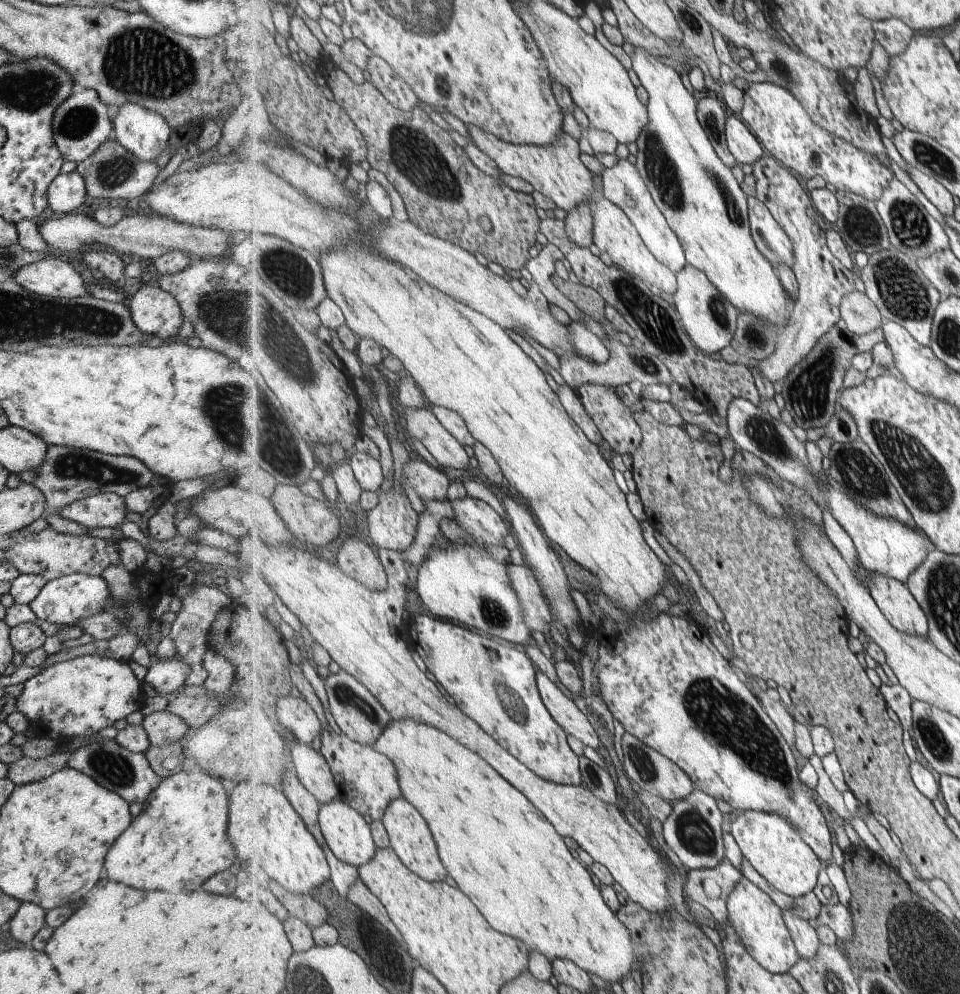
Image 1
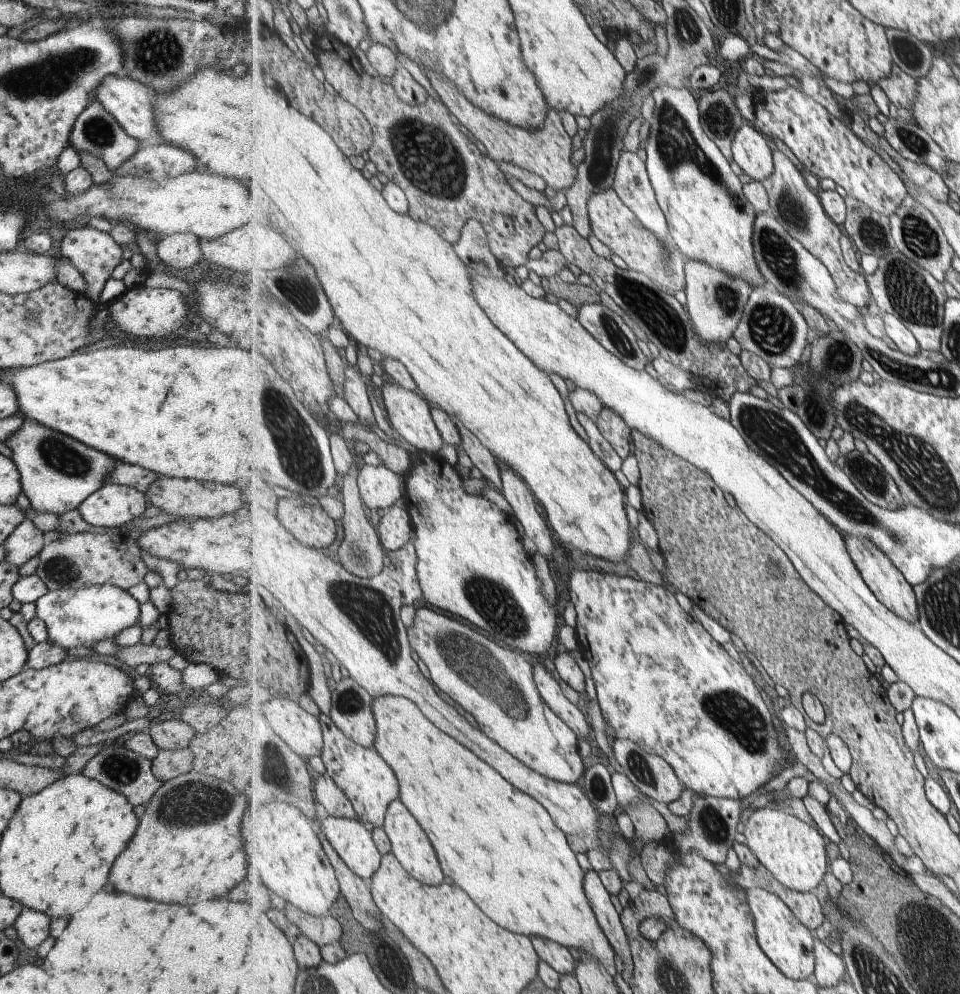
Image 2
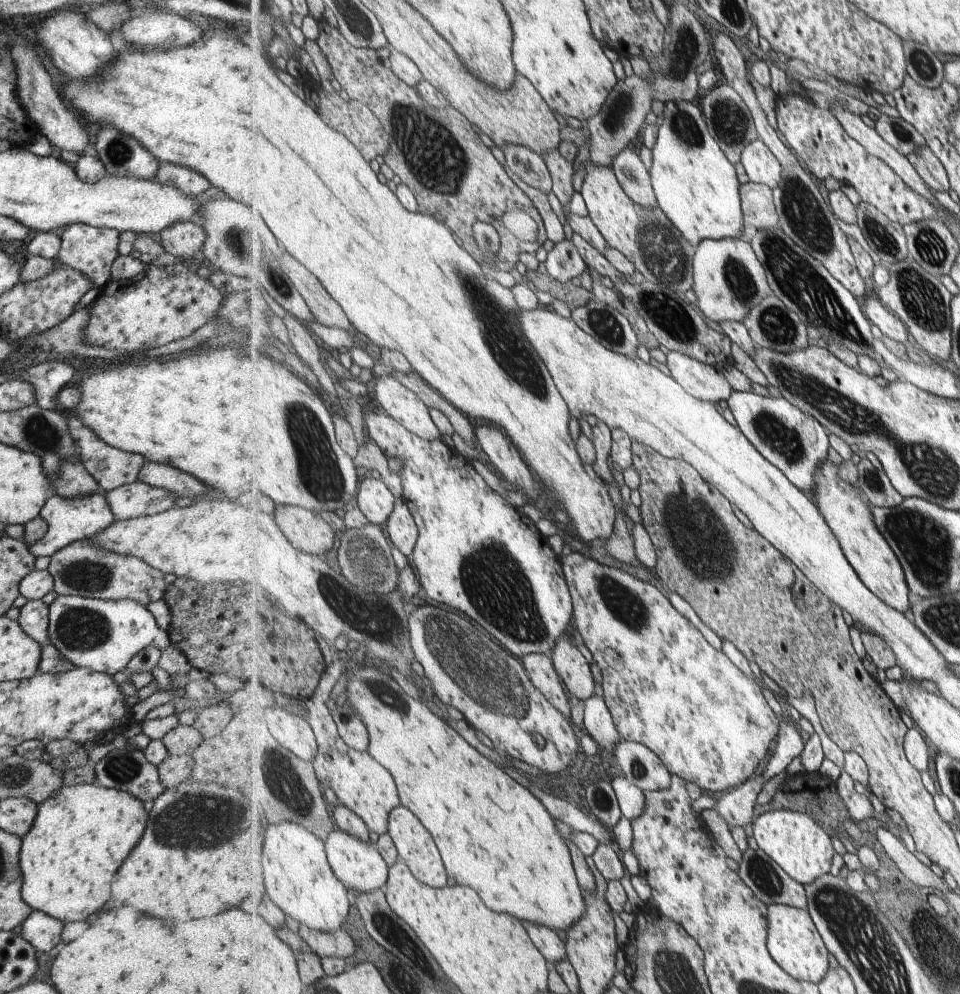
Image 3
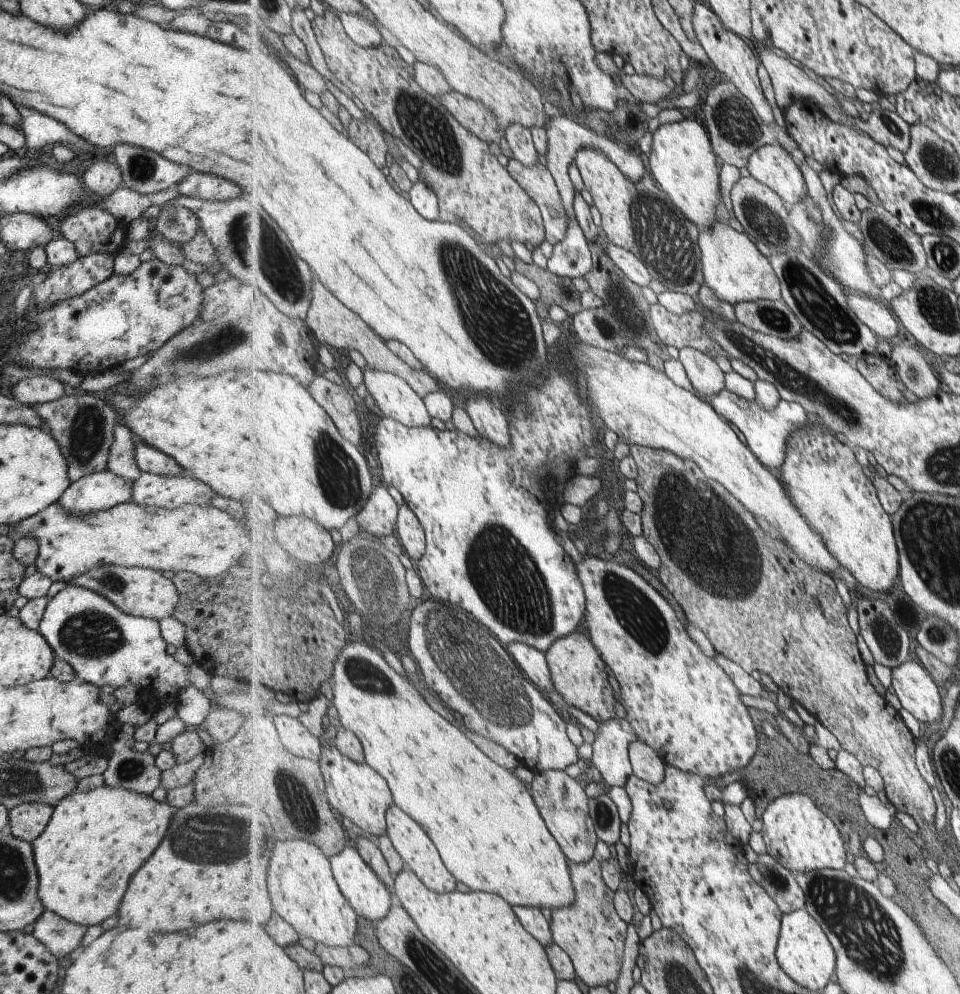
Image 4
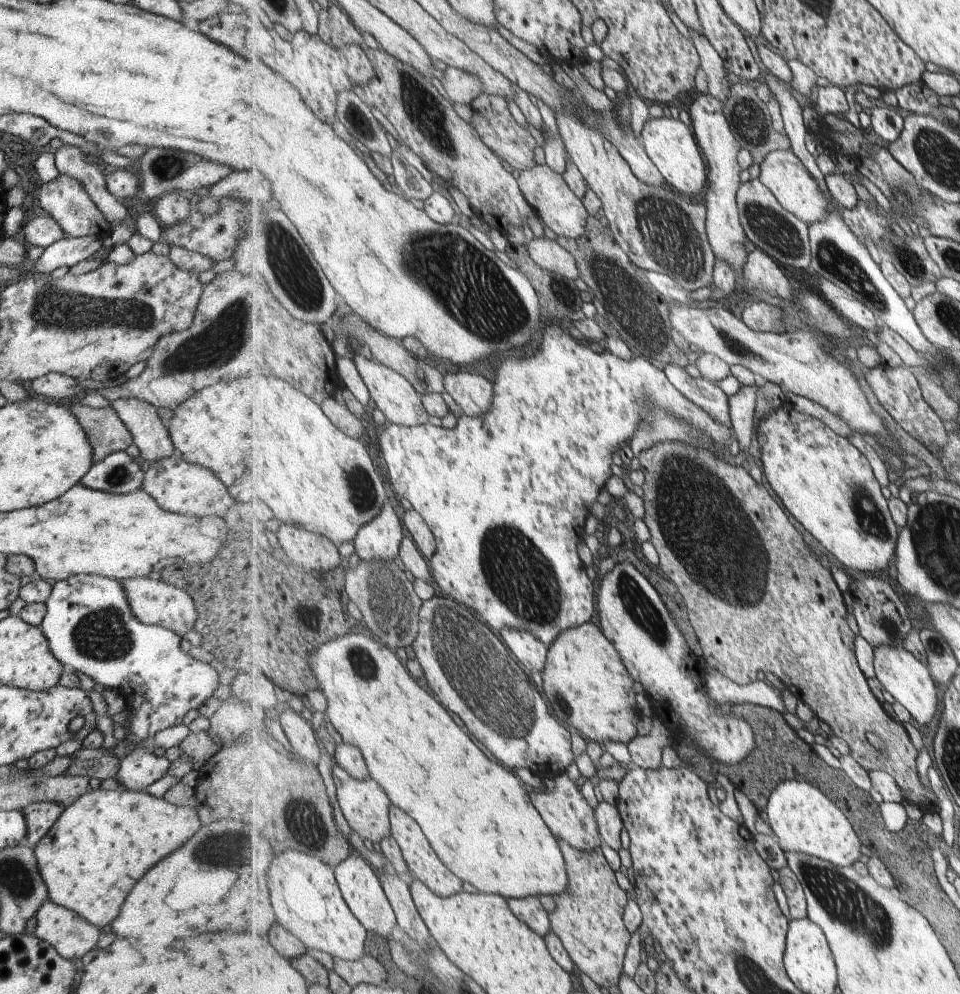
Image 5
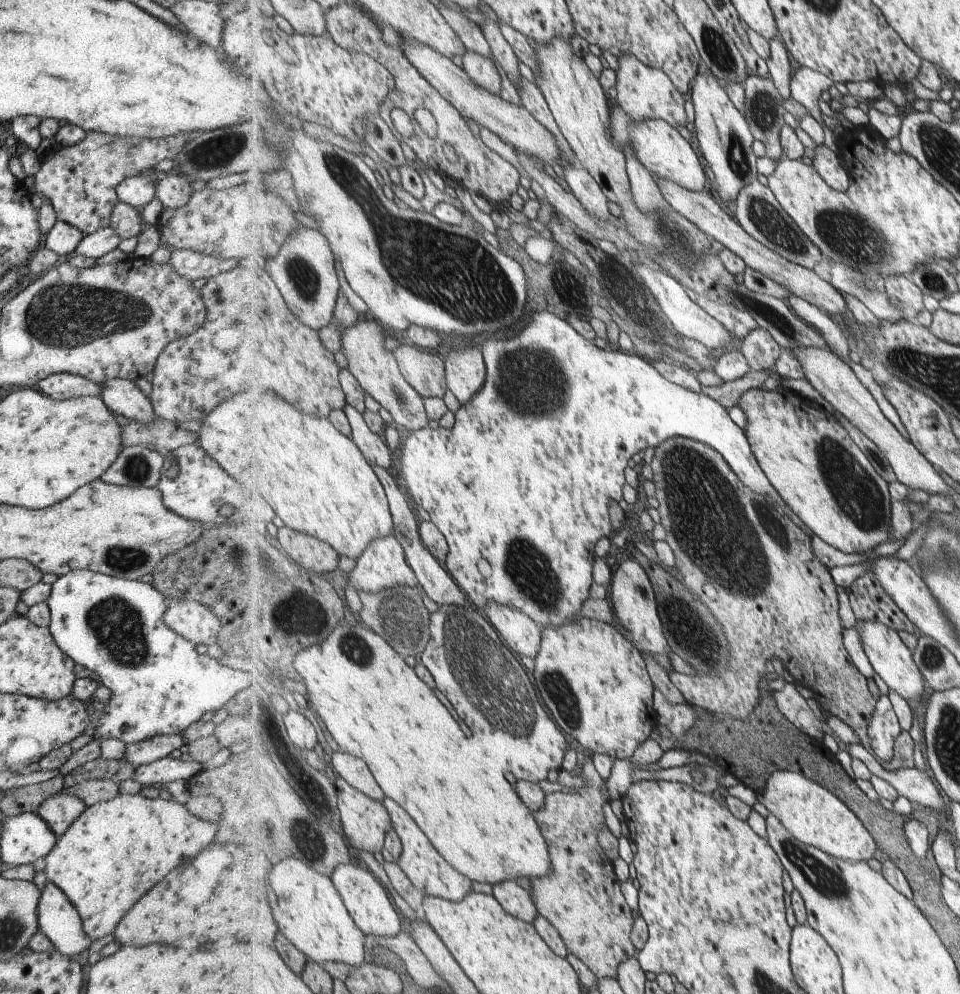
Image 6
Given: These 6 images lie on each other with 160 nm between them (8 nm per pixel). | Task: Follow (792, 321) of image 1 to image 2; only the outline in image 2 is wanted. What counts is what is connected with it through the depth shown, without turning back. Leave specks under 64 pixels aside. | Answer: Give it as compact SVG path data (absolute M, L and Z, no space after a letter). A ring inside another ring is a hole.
M774 146L772 153L776 169L762 182L770 198L770 213L785 226L791 236L796 237L807 250L825 263L839 288L839 294L850 304L865 310L872 297L868 279L863 273L855 272L847 264L842 249L841 228L827 214L814 183L803 176L803 172L791 162L791 158Z

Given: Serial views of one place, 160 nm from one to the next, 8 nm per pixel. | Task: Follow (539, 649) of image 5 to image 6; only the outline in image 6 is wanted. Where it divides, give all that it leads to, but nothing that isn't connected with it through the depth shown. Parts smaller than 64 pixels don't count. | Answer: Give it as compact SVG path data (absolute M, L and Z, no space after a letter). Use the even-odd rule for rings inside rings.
M495 601L485 610L493 626L505 638L514 653L534 659L541 648L543 628L528 614Z

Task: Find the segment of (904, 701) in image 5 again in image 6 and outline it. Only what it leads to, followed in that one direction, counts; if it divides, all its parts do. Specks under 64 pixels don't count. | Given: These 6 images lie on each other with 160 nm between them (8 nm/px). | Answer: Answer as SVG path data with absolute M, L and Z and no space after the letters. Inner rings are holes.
M879 619L857 620L855 627L862 637L863 648L875 667L876 673L887 684L888 688L894 690L906 700L914 702L913 708L917 708L920 703L920 698L925 692L925 679L920 667L915 662L914 653L905 646L905 642L901 640L901 636L897 634L897 630L889 628L884 622Z

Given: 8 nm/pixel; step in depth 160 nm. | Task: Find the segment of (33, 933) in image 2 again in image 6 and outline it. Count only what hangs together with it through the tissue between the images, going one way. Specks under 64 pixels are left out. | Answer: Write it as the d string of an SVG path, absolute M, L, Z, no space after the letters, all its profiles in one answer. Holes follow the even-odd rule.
M46 881L43 889L39 892L36 909L40 932L56 948L57 953L70 957L88 948L91 940L82 932L78 912L56 884Z

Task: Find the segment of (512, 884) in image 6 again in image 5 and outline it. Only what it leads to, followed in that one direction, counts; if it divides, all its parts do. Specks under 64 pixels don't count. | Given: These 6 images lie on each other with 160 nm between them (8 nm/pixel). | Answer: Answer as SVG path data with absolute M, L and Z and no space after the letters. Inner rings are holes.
M529 896L529 898L509 898L508 900L511 911L541 937L545 938L552 931L550 914L547 914L539 898Z

